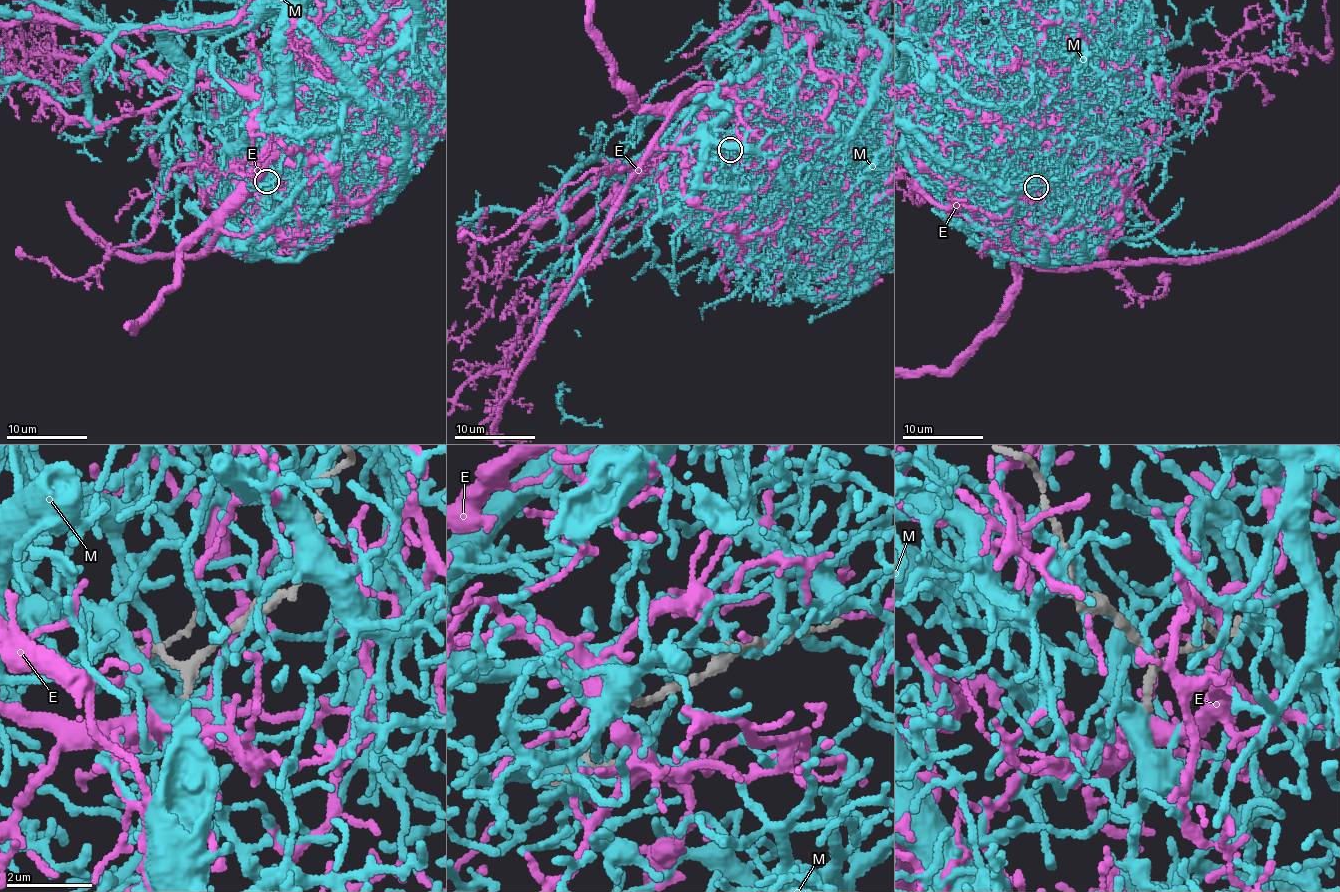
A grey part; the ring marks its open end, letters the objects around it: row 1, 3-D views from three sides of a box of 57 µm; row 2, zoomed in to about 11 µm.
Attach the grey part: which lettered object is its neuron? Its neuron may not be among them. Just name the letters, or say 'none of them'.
E

